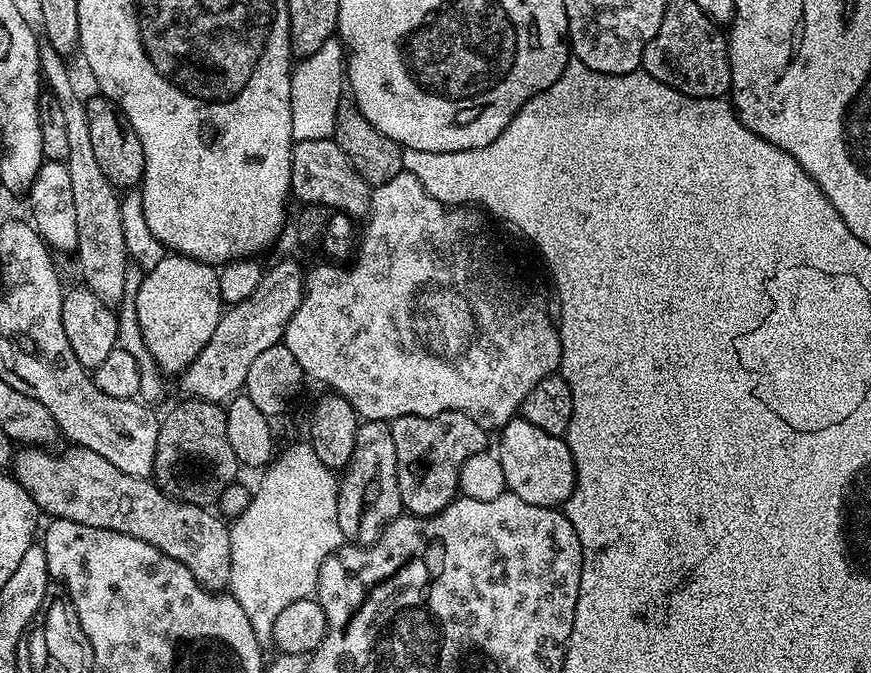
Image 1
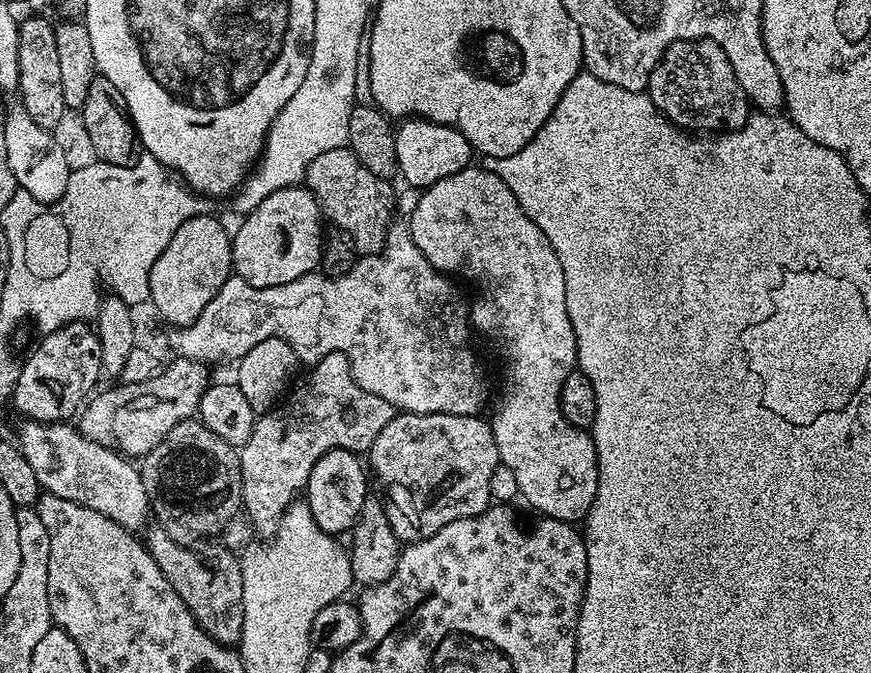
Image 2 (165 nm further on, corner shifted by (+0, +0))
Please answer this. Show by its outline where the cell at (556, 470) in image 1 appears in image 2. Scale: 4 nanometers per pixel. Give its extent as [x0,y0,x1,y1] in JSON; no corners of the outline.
[406,166,600,522]

